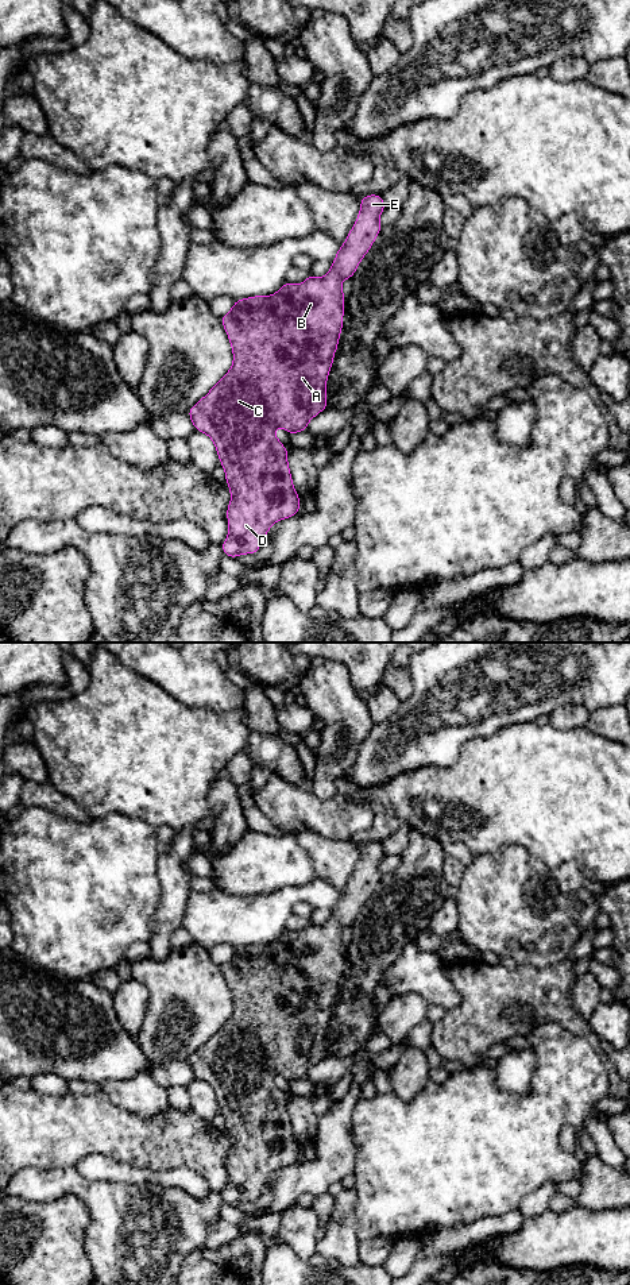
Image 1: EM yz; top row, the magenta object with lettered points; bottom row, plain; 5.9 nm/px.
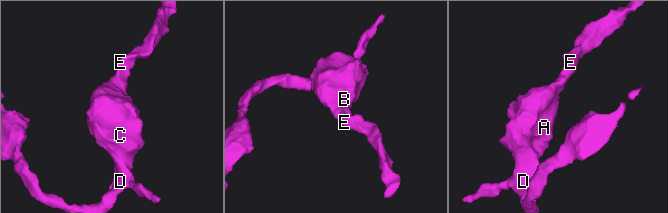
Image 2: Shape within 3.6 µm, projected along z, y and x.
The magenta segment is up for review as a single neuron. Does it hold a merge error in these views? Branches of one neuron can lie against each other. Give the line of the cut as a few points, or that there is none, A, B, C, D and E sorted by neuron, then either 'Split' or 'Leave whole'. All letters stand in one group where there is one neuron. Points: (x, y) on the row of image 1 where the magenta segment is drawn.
No split. Groups: A B C D E. Leave whole

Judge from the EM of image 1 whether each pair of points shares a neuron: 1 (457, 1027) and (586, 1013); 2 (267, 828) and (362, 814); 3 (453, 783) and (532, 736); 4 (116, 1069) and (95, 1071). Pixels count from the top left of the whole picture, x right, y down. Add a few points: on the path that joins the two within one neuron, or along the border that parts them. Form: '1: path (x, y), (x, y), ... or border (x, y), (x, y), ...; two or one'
1: border (574, 981), (571, 1002), (587, 1022); two
2: border (255, 803), (283, 833); two
3: path (472, 783), (480, 778), (490, 778), (513, 755); one
4: path (111, 1069), (100, 1069); one

